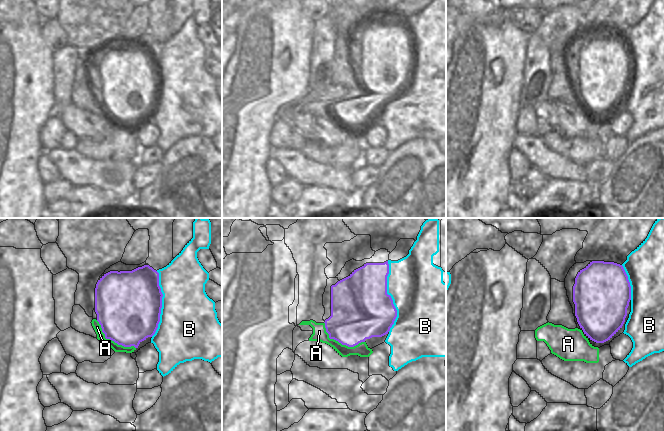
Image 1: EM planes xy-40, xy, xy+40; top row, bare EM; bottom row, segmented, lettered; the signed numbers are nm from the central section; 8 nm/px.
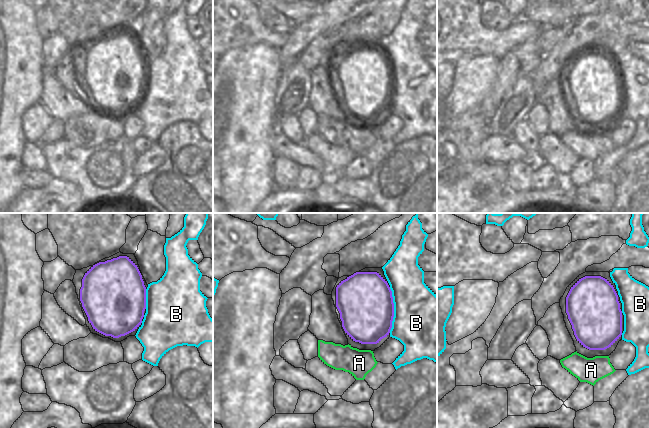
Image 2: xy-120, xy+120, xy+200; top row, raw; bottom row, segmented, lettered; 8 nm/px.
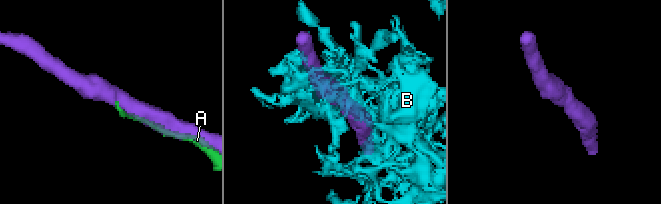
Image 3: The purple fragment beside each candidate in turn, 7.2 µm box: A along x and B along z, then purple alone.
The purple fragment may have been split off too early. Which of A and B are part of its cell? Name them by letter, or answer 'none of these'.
none of these

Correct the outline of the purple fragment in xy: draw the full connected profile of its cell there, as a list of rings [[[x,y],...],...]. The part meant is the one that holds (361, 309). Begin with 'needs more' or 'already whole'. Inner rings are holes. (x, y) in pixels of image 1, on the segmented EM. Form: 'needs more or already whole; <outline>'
already whole; [[[388,261],[366,263],[331,286],[331,316],[324,322],[330,339],[354,347],[366,339],[388,334],[397,317],[393,300],[387,294],[388,274]]]

